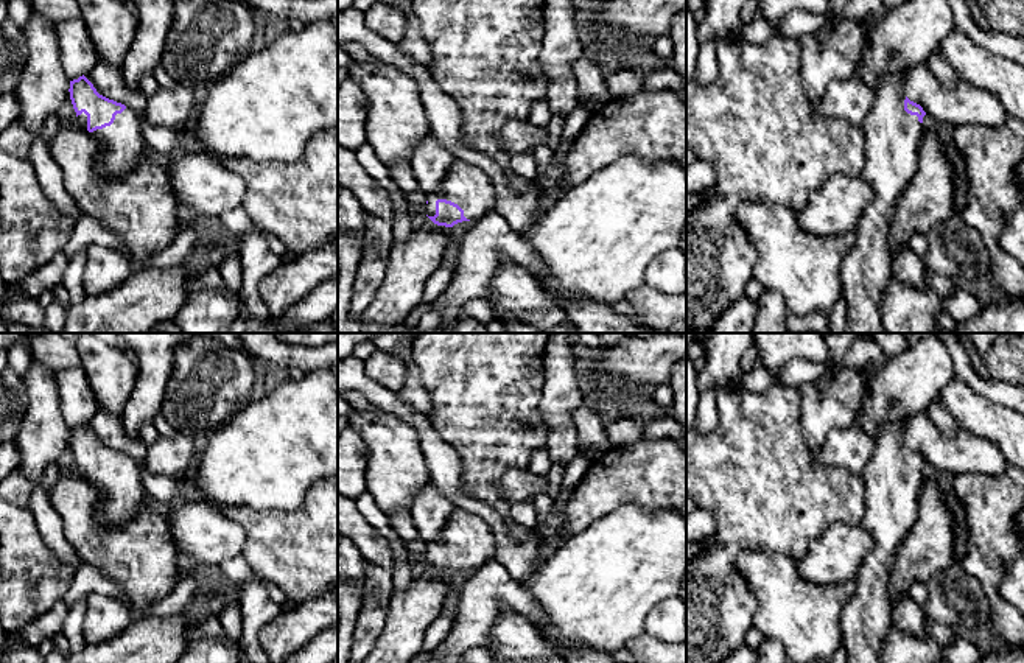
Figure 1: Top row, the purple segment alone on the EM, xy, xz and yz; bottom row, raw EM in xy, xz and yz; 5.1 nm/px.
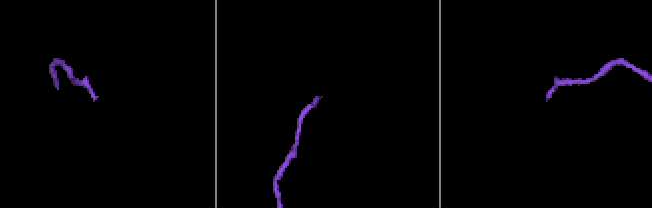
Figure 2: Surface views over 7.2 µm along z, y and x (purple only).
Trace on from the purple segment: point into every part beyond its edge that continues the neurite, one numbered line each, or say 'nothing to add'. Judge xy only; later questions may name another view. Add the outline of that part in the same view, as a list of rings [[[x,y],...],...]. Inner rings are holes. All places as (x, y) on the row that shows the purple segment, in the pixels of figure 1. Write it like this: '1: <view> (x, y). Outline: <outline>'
1: xy (122, 145). Outline: [[[126,107],[115,115],[110,126],[89,132],[100,145],[95,173],[106,177],[120,177],[132,171],[145,156],[143,118]],[[82,112],[76,123],[87,131],[87,115]]]

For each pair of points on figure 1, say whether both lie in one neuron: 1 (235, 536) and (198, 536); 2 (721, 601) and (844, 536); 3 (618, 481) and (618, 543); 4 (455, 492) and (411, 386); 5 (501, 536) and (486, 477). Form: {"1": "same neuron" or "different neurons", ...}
{"1": "same neuron", "2": "different neurons", "3": "different neurons", "4": "different neurons", "5": "different neurons"}

